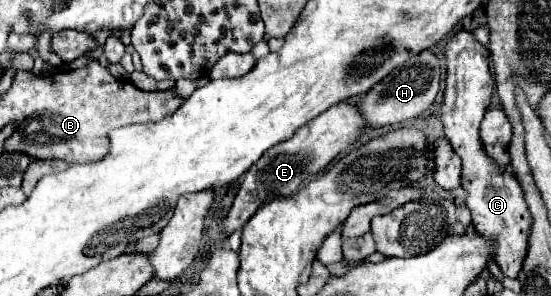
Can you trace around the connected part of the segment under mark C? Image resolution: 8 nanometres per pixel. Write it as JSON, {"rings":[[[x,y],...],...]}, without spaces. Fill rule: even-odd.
{"rings":[[[457,32],[445,48],[447,78],[445,96],[441,104],[443,132],[457,156],[463,162],[463,188],[467,192],[467,208],[473,216],[473,226],[497,242],[495,262],[503,276],[517,278],[527,256],[527,236],[531,232],[531,214],[523,200],[523,190],[509,170],[499,168],[485,152],[479,140],[479,126],[485,108],[491,104],[493,76],[489,72],[489,50],[481,46],[471,32]]]}

